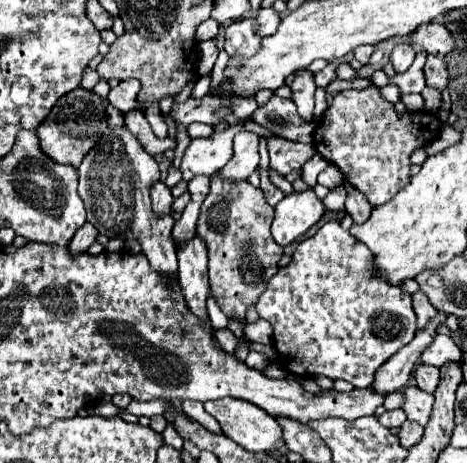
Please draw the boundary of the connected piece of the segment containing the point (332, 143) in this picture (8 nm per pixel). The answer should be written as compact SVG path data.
M376 87L362 91L340 91L326 109L316 133L316 151L336 165L346 181L358 187L372 205L388 203L396 191L410 183L410 155L440 135L440 121L434 113L398 113Z

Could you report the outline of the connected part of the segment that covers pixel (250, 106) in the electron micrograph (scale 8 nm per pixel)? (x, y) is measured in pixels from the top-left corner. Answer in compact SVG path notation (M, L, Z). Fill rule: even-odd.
M234 99L234 105L232 105L234 109L234 113L232 115L236 115L236 117L246 117L246 115L252 115L254 111L256 111L256 101L254 99Z

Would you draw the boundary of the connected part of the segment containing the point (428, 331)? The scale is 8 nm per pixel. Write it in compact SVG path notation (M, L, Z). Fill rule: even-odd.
M438 311L436 317L430 319L430 323L424 329L420 329L416 337L406 347L402 347L402 351L398 351L398 355L394 355L376 371L376 379L372 387L380 393L394 393L406 387L410 373L414 369L414 363L420 359L422 351L434 341L436 329L442 327L444 323L446 323L446 313Z

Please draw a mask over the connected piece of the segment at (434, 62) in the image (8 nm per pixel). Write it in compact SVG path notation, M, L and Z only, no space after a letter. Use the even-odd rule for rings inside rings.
M428 55L428 61L424 65L424 75L426 75L426 85L436 87L438 91L444 91L448 85L448 71L446 71L446 61L438 55Z

